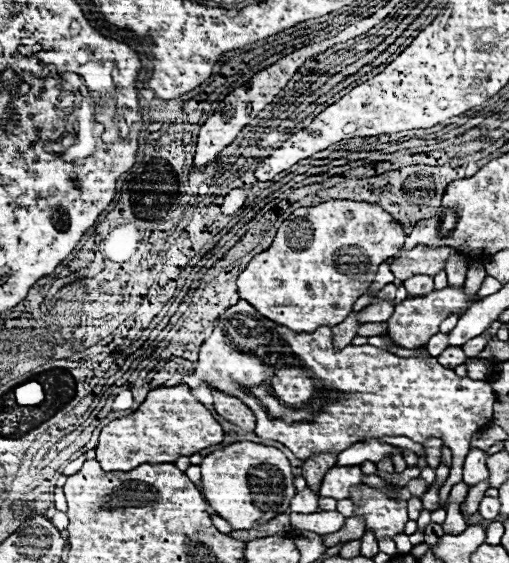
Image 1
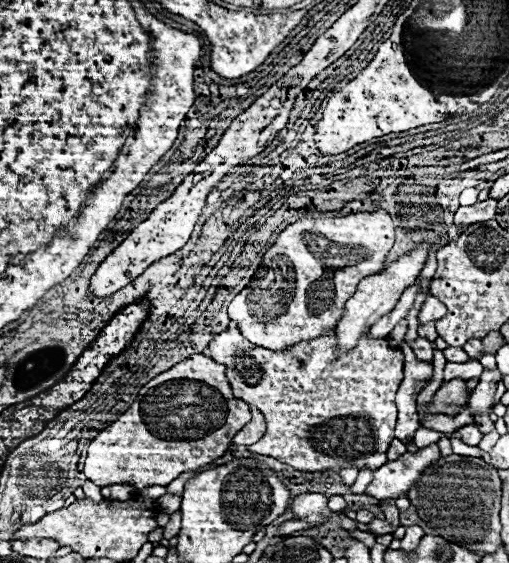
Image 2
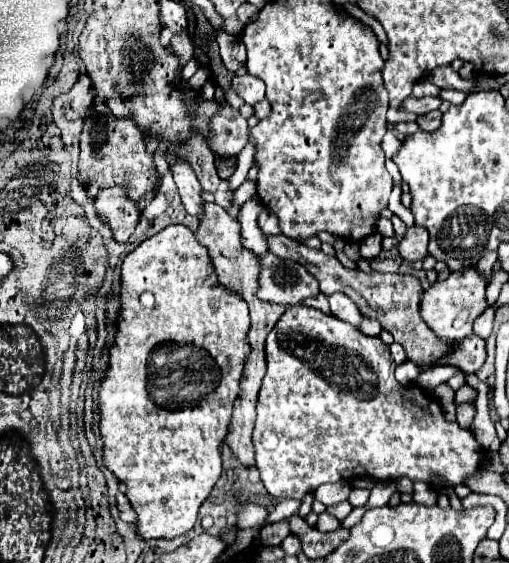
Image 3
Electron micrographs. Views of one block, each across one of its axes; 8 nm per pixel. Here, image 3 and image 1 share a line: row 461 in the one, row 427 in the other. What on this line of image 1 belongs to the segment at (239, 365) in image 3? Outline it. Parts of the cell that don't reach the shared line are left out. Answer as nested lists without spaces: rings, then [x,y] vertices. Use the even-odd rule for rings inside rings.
[[[186,384],[158,386],[148,392],[136,412],[112,420],[102,428],[96,446],[96,460],[104,472],[130,472],[140,464],[176,462],[180,456],[192,456],[208,446],[222,442],[222,428],[214,416],[200,404]]]

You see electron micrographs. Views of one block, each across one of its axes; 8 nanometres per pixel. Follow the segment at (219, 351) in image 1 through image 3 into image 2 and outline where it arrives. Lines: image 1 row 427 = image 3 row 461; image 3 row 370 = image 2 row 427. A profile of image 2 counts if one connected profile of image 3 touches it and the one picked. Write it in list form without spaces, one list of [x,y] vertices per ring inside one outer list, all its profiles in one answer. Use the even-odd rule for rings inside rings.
[[[238,326],[210,340],[210,358],[226,366],[234,398],[256,404],[266,418],[268,430],[248,448],[250,452],[272,456],[302,472],[342,470],[346,466],[376,470],[388,462],[386,450],[395,438],[398,415],[394,394],[403,379],[404,354],[386,338],[368,338],[368,330],[354,350],[338,354],[334,330],[278,352],[254,346],[240,334]]]

